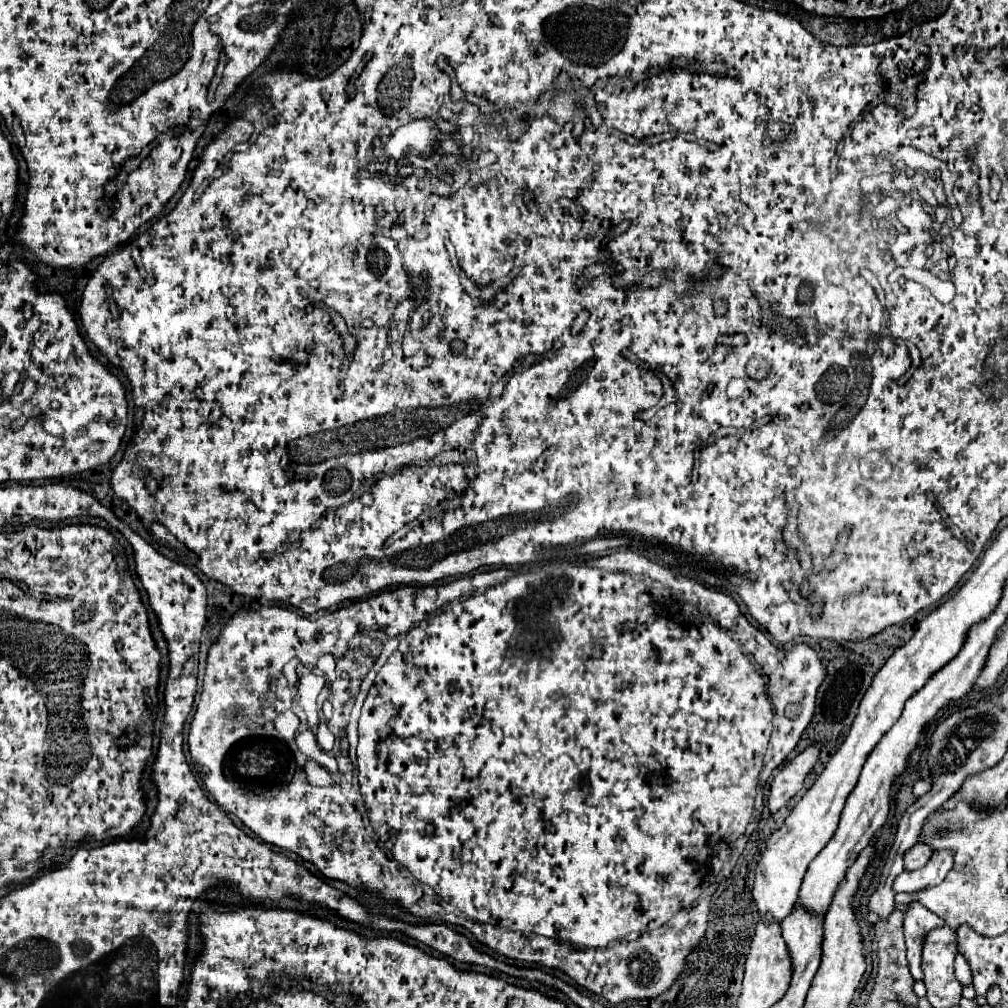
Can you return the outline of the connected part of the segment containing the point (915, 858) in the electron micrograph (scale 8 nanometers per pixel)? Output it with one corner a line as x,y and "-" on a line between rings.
917,843
915,847
911,847
911,849
905,853
905,869
907,869
907,871
915,871
915,869
925,867
927,861
931,859
931,855
933,855
933,847
931,847
931,845

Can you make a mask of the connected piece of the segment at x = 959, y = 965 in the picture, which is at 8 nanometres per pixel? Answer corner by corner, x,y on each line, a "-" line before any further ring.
959,957
955,959
955,975
957,979
963,983
963,985
969,985
971,983
971,971
969,971
969,965
965,961
965,957

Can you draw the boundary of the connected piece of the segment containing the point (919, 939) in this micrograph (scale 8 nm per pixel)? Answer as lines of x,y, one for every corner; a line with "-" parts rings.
909,903
909,909
905,913
905,945
907,945
907,961
909,961
909,971
915,981
923,979
921,971
921,949
923,941
929,931
943,927
943,919
925,909
919,903

